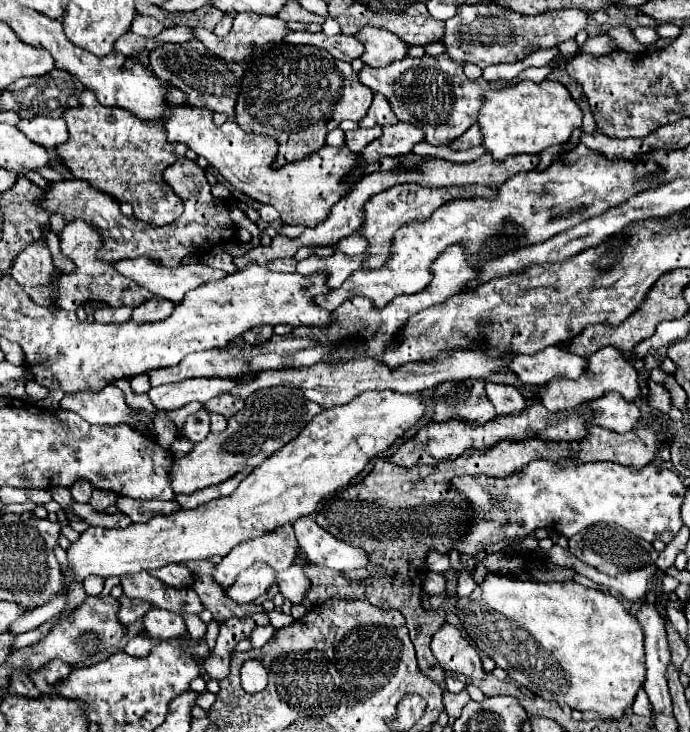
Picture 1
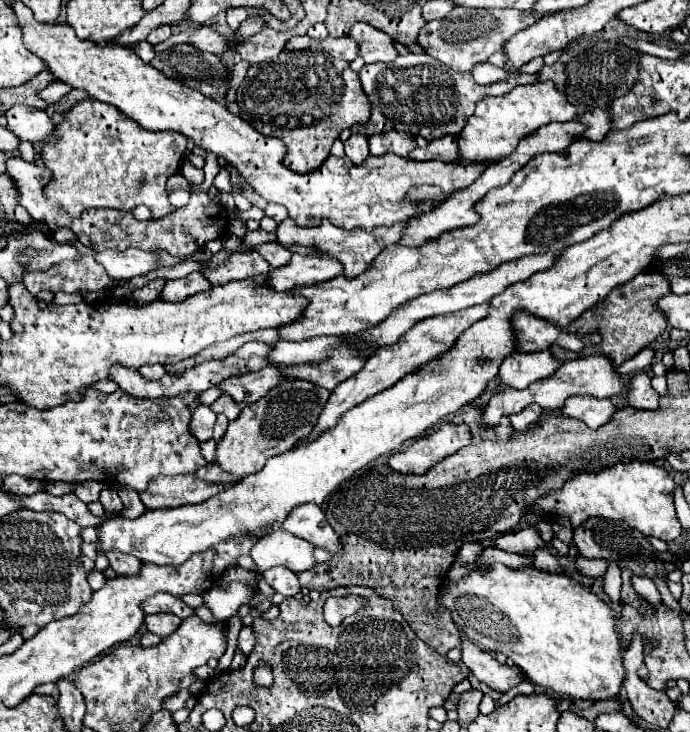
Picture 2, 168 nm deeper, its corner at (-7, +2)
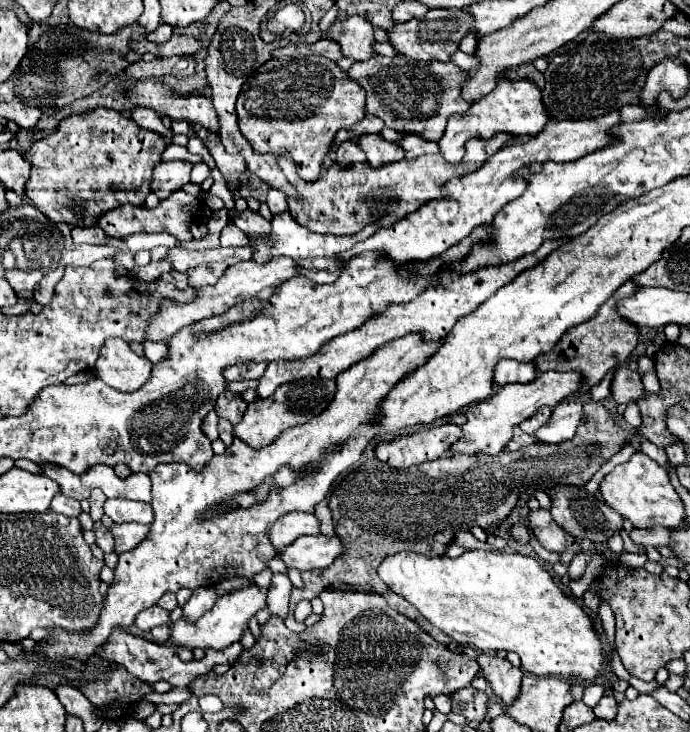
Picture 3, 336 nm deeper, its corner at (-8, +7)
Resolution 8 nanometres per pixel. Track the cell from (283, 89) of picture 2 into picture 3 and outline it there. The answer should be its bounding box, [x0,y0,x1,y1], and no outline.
[237,57,365,181]

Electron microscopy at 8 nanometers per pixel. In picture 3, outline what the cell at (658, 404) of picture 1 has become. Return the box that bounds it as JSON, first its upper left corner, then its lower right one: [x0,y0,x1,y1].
[611,367,645,403]

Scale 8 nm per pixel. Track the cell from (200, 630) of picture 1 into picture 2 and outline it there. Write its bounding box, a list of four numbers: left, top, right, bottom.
[142,594,194,620]

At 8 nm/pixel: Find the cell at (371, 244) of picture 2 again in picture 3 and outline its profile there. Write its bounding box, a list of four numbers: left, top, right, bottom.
[251,211,354,283]

